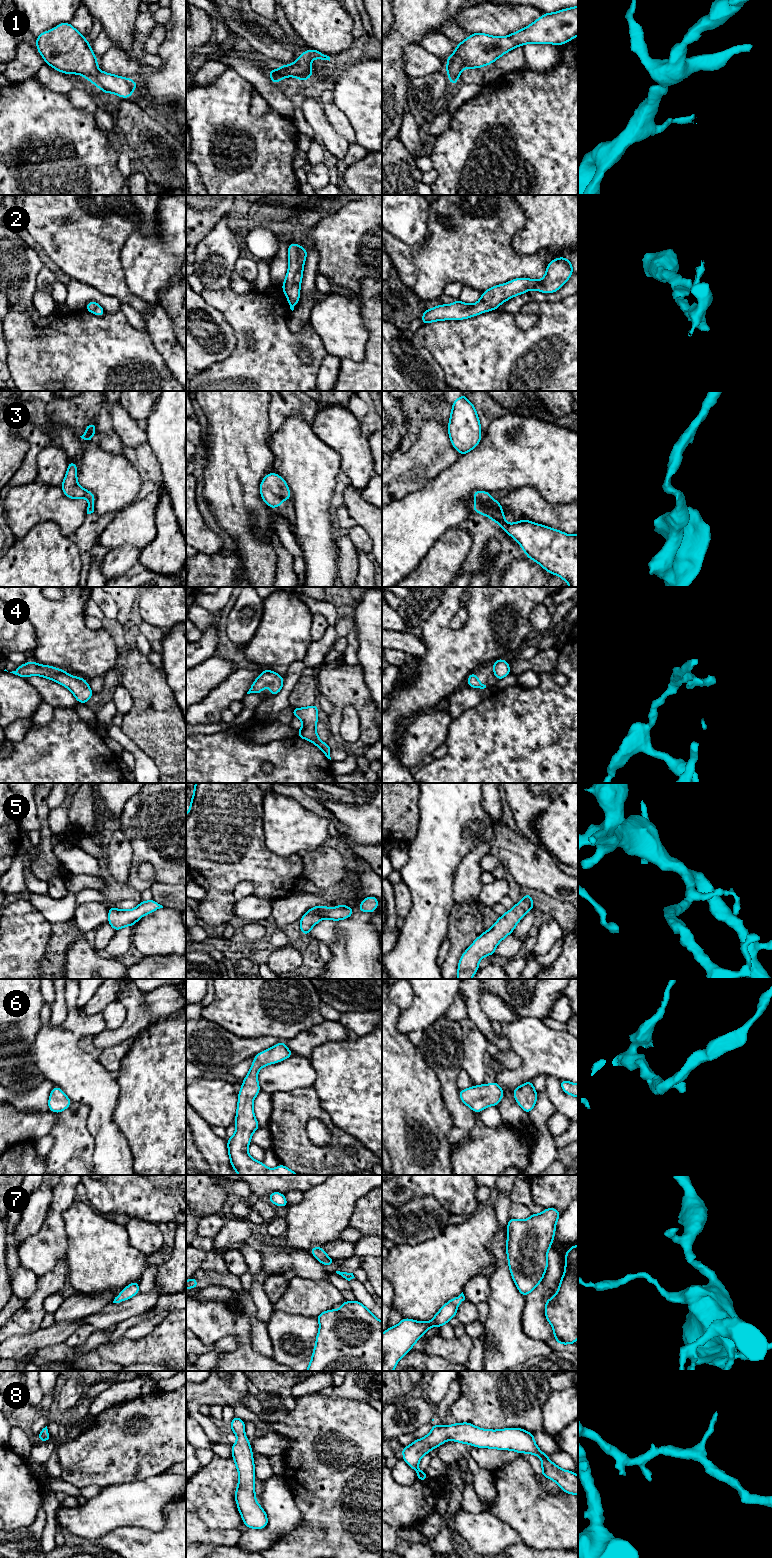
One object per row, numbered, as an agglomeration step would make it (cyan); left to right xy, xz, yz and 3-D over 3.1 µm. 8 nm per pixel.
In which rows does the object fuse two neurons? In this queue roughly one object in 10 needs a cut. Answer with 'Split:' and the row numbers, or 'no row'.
Split: no row

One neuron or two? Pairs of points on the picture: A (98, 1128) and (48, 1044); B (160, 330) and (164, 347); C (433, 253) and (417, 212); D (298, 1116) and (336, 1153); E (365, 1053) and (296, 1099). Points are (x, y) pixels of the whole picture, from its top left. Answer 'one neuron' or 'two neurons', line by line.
A: one neuron
B: one neuron
C: two neurons
D: one neuron
E: two neurons

